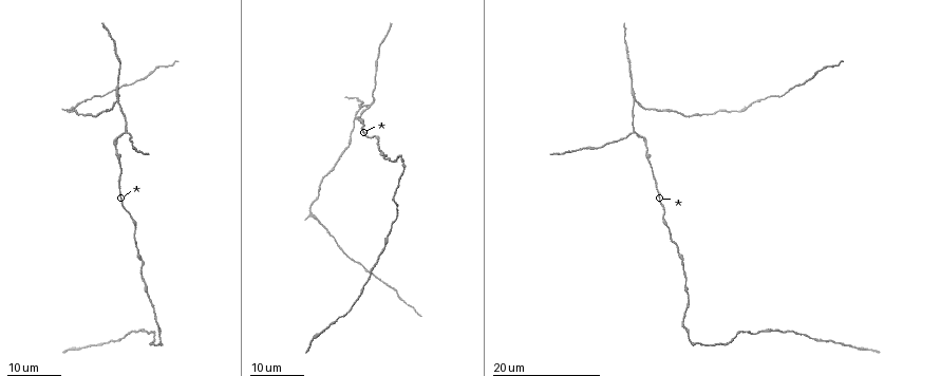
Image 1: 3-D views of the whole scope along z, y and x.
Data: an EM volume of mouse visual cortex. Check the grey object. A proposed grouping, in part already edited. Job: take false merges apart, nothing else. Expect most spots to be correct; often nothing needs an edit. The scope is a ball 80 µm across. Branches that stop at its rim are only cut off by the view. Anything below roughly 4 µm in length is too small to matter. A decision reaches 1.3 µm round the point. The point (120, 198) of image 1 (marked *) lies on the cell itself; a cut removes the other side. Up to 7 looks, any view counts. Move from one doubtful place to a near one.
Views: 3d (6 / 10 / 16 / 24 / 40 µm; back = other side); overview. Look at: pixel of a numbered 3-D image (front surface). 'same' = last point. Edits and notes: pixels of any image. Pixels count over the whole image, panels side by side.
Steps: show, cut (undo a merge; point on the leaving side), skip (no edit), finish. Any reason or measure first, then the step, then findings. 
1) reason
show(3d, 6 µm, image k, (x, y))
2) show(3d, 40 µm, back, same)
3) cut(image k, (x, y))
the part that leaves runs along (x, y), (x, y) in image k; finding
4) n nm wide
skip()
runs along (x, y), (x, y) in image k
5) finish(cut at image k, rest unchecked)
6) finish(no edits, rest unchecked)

a narrow waist
show(3d, 16 µm, image 1, (647, 148))

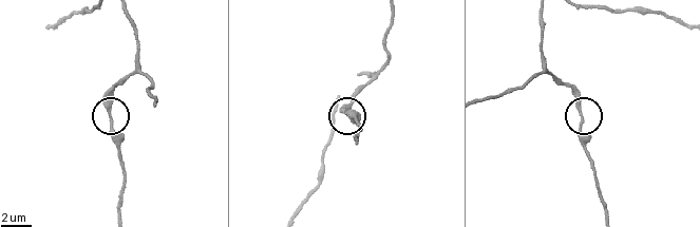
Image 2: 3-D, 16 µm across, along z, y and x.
show(3d, 6 µm, image 2, (112, 118))

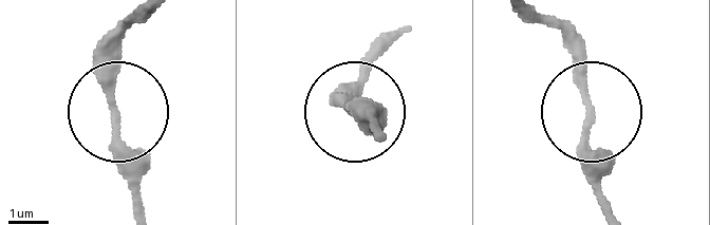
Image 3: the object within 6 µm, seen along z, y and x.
skip()
runs along (610, 205), (586, 134), (576, 26) in image 3; one cell here

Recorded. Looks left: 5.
side arm on a straight run
show(3d, 16 µm, image 1, (117, 100))

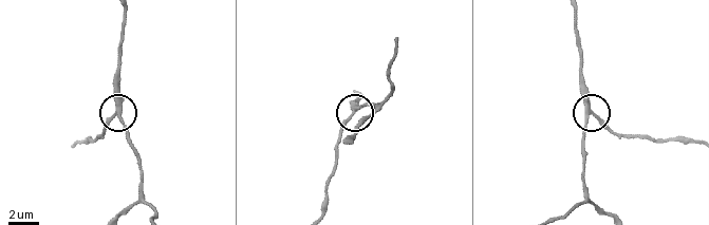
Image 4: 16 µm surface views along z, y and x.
zoom in
show(3d, 10 µm, image 4, (350, 118))

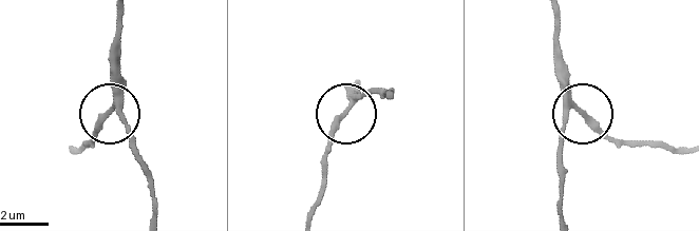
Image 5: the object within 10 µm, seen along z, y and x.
side arm 16 µm
skip()
runs along (151, 209), (148, 167), (131, 130), (111, 110), (115, 59) in image 5; all the same cell

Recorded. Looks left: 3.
thin arm on a thick one
show(3d, 24 µm, image 1, (633, 130))

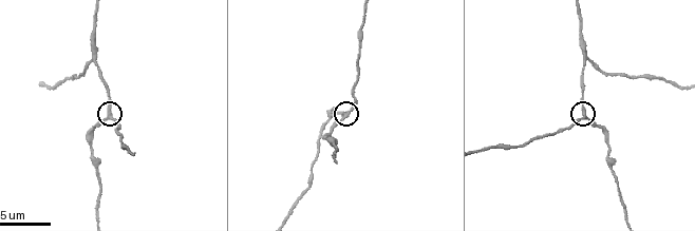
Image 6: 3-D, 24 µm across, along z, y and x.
show(3d, 6 µm, image 6, (109, 117))

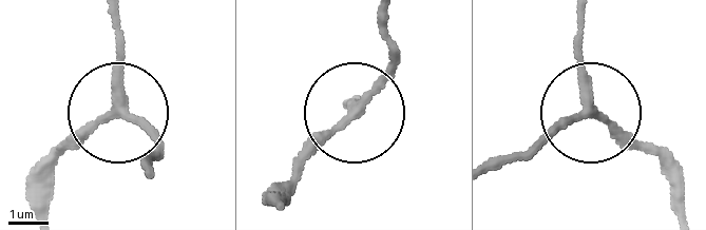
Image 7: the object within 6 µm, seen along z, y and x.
skip()
runs along (281, 206), (392, 48) in image 7; all the same cell

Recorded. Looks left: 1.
finish(no edits, rest unchecked)

